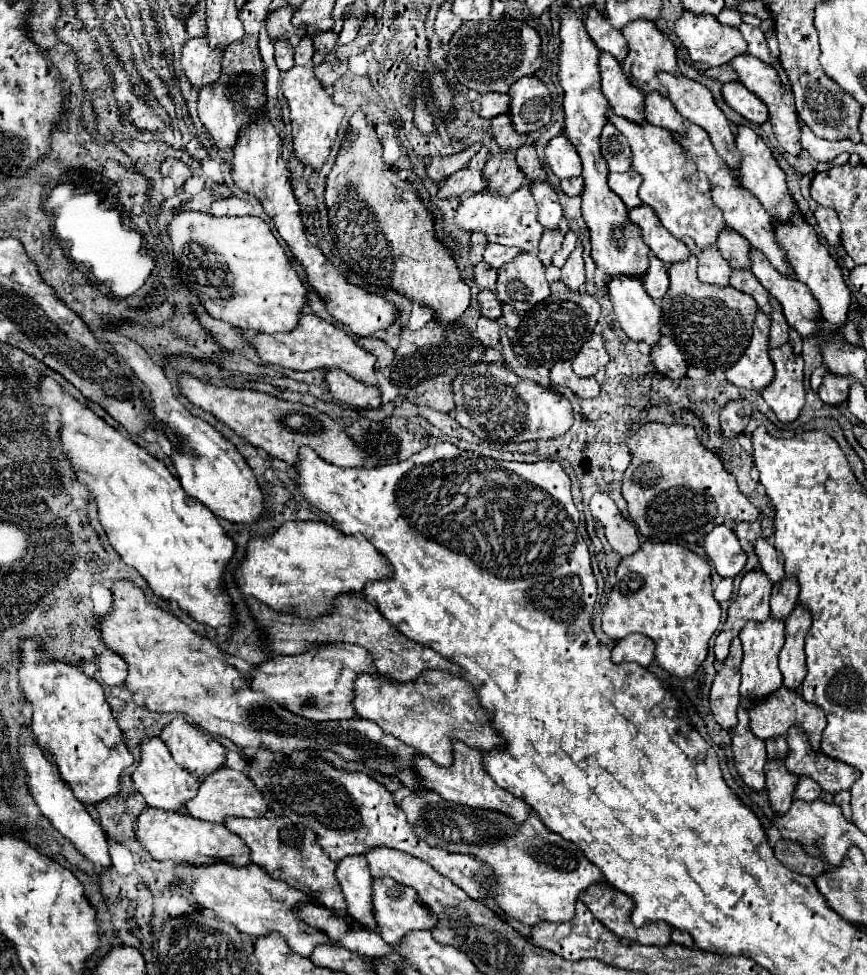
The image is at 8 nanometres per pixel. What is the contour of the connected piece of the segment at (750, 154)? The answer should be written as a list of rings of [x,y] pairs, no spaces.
[[[738,126],[736,130],[738,130],[736,132],[736,146],[738,146],[740,154],[742,154],[742,186],[746,190],[750,190],[760,200],[760,204],[766,208],[766,212],[774,220],[778,220],[782,224],[790,222],[792,216],[794,216],[796,204],[794,204],[794,200],[792,200],[792,196],[788,192],[786,174],[780,170],[780,166],[776,164],[772,152],[768,150],[768,146],[762,142],[762,138],[752,128]]]

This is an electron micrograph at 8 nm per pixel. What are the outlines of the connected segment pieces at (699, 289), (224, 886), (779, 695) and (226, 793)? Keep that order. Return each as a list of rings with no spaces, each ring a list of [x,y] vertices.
[[[690,256],[686,262],[668,266],[670,290],[664,300],[660,300],[666,326],[664,336],[676,342],[690,366],[706,368],[708,372],[728,370],[742,358],[744,350],[748,348],[758,306],[754,298],[734,290],[732,286],[720,288],[702,284],[696,276],[696,268],[696,256]]]
[[[220,862],[220,864],[212,864],[212,866],[200,866],[200,868],[176,866],[176,870],[184,882],[188,878],[192,878],[190,890],[202,908],[212,910],[218,918],[232,922],[244,934],[260,938],[260,936],[278,932],[286,938],[288,946],[304,958],[310,958],[318,944],[334,944],[332,940],[326,938],[326,934],[322,930],[316,930],[314,926],[306,926],[306,922],[300,920],[294,912],[300,902],[316,904],[316,898],[302,894],[300,890],[288,886],[286,882],[270,878],[268,872],[258,868],[256,864],[236,868],[236,866]]]
[[[780,686],[774,694],[770,694],[770,698],[766,698],[764,702],[760,702],[758,706],[754,704],[750,710],[750,730],[752,734],[756,734],[756,738],[776,738],[776,736],[786,736],[786,732],[792,728],[792,726],[800,726],[800,730],[808,736],[808,742],[812,746],[812,750],[816,746],[820,746],[820,738],[822,738],[822,730],[826,726],[826,718],[824,718],[824,712],[814,706],[814,704],[808,704],[802,700],[802,696],[794,690],[788,690],[784,686]]]
[[[222,768],[222,770],[216,770],[214,774],[210,774],[202,782],[198,796],[186,804],[186,810],[190,816],[194,816],[198,820],[222,824],[226,818],[232,818],[232,816],[236,816],[236,818],[262,818],[262,816],[266,816],[268,800],[264,798],[262,790],[256,790],[256,786],[252,786],[252,780],[244,772],[236,772],[232,768]]]

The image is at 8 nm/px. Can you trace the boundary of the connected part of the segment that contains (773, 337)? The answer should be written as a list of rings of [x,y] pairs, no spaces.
[[[770,298],[770,304],[774,308],[770,320],[772,320],[772,328],[770,328],[770,348],[776,348],[776,346],[782,346],[788,342],[788,324],[784,320],[784,314],[782,314],[782,306],[776,298]]]

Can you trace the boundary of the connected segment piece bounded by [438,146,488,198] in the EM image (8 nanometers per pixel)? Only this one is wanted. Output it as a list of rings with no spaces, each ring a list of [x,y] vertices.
[[[482,146],[482,150],[470,160],[470,164],[458,172],[454,172],[442,186],[438,196],[440,198],[462,198],[468,194],[478,194],[486,188],[486,182],[482,178],[482,168],[486,164],[488,148]]]

